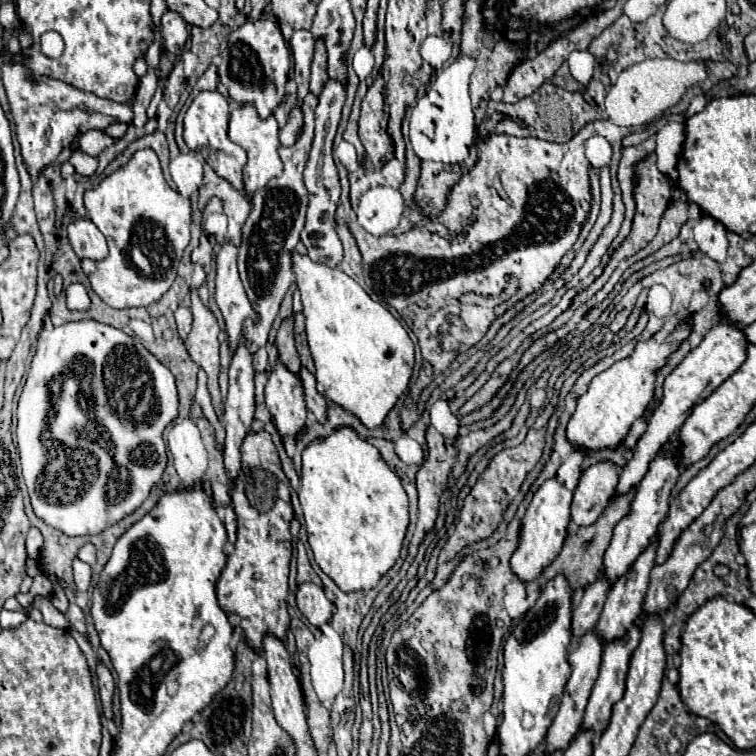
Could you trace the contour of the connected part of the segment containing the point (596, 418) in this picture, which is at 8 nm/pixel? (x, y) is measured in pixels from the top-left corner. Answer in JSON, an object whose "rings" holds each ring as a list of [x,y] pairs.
{"rings":[[[681,323],[663,343],[657,343],[655,339],[641,341],[627,359],[617,361],[613,367],[599,373],[591,381],[589,391],[577,399],[577,409],[567,423],[569,443],[573,443],[575,449],[585,453],[615,449],[625,439],[629,427],[643,415],[649,401],[653,399],[653,381],[655,381],[653,373],[661,365],[665,365],[667,355],[673,353],[687,335],[689,335],[689,325]]]}

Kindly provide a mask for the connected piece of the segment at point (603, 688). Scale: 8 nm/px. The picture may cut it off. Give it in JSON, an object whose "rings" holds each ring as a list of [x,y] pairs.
{"rings":[[[635,623],[627,631],[627,635],[623,639],[617,639],[617,641],[613,641],[613,643],[609,643],[605,647],[601,669],[599,669],[599,677],[597,677],[597,681],[593,685],[593,691],[591,691],[591,697],[589,697],[589,703],[587,703],[581,727],[593,727],[593,731],[597,731],[597,735],[601,735],[605,731],[605,727],[609,725],[613,705],[617,701],[621,701],[621,695],[625,693],[625,677],[627,677],[627,669],[629,669],[629,659],[631,659],[631,653],[637,649],[639,639],[641,639],[641,629]]]}

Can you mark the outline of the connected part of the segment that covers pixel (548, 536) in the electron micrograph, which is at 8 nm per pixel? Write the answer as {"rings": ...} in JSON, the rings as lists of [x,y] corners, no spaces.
{"rings":[[[555,479],[545,481],[537,493],[533,495],[531,505],[527,507],[527,513],[523,517],[521,525],[521,535],[519,535],[519,547],[511,555],[511,571],[523,581],[531,583],[535,581],[549,563],[561,553],[565,535],[567,535],[567,523],[569,523],[569,507],[571,507],[571,497],[573,493],[565,489],[561,483]]]}

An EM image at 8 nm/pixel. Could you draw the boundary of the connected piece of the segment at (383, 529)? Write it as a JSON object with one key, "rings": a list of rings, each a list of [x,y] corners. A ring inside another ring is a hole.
{"rings":[[[343,427],[329,435],[325,441],[313,441],[303,451],[299,501],[305,513],[305,527],[315,563],[327,577],[335,581],[341,591],[349,593],[373,589],[399,559],[399,551],[403,547],[405,531],[409,525],[407,493],[399,477],[381,459],[379,451],[365,439],[359,439],[353,429]]]}

